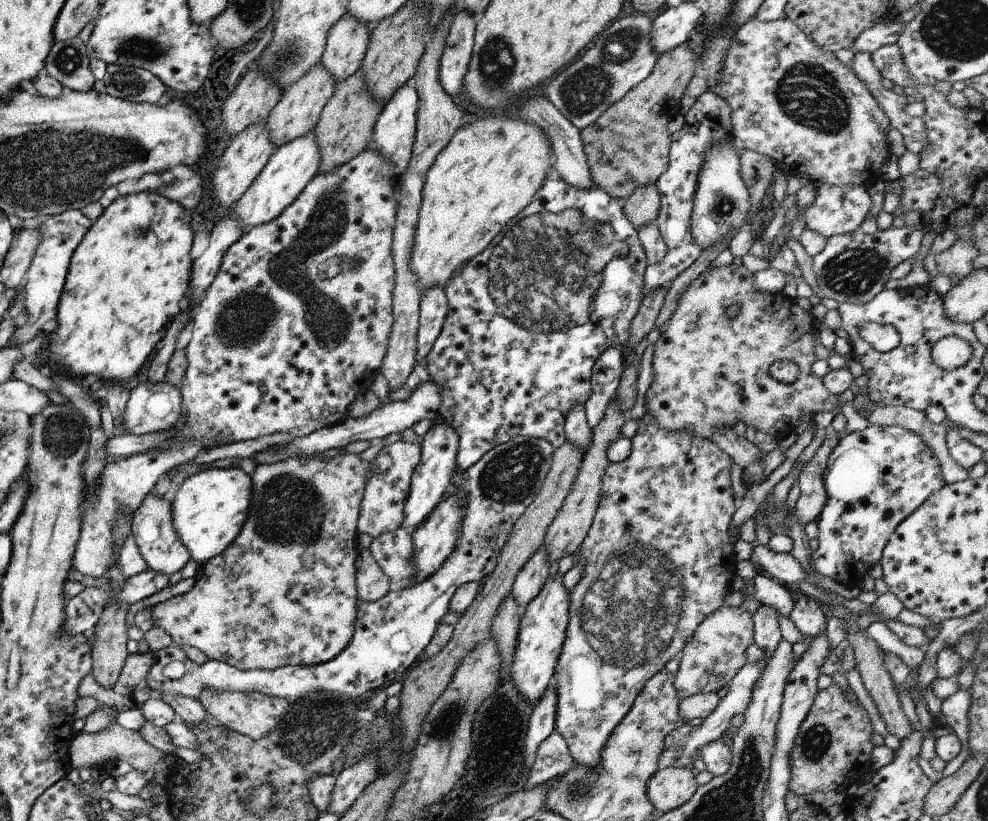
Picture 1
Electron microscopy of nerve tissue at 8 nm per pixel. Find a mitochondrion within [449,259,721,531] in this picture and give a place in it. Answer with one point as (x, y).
(510, 478)

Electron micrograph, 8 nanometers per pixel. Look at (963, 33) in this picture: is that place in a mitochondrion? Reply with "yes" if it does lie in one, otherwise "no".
yes

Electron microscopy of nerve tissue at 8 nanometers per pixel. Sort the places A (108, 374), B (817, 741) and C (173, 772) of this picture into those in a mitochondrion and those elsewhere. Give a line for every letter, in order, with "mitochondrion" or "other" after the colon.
A: other
B: mitochondrion
C: other

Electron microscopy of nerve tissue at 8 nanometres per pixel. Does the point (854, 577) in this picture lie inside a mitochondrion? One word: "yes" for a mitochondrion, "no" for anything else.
no

